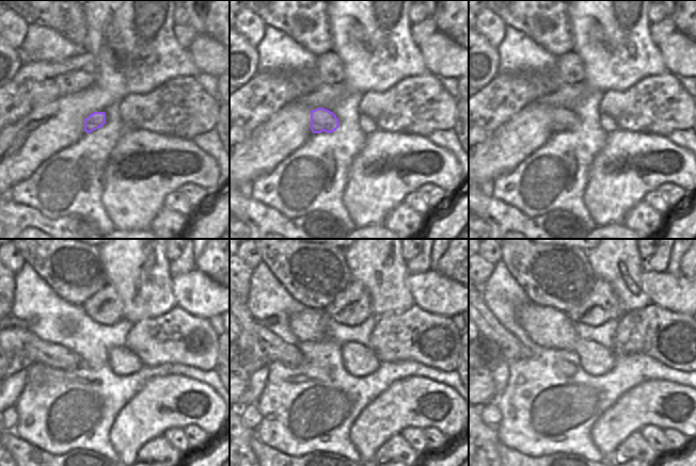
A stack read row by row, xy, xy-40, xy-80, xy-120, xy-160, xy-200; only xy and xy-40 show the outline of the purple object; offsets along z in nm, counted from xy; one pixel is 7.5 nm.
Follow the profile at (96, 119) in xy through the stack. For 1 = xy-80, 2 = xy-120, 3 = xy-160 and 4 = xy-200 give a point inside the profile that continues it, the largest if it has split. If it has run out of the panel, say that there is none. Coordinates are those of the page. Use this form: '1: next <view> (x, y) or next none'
1: next xy-80 (560, 119)
2: next xy-120 (41, 352)
3: next xy-160 (275, 350)
4: next xy-200 (490, 330)

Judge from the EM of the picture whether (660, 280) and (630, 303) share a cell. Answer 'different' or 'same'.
different

